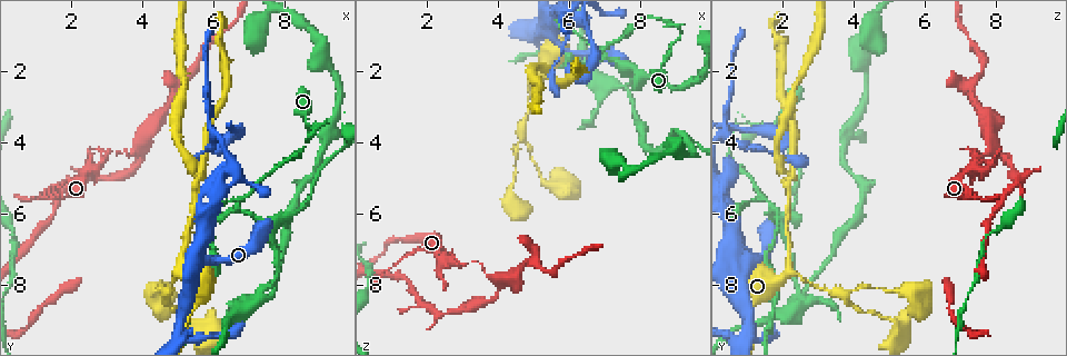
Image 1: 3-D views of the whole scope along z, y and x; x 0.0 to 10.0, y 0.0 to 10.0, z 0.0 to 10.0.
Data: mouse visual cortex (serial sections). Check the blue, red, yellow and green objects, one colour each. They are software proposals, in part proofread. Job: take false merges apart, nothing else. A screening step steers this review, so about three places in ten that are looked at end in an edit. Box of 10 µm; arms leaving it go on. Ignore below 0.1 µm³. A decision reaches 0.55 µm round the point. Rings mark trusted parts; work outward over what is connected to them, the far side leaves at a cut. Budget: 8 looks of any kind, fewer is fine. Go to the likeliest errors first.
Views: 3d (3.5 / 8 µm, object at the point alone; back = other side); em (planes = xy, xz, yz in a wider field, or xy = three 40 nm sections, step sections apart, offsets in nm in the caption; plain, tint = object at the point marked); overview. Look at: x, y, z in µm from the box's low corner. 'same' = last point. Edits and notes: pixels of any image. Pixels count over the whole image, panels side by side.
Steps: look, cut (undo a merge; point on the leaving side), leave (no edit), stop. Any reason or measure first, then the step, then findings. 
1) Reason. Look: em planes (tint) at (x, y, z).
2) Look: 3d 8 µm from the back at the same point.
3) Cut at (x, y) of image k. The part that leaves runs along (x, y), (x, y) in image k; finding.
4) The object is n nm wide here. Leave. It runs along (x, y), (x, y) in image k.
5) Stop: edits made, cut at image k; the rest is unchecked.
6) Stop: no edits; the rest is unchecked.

Thin arm on a thick one. Look: 3d 8 µm at (5.15, 7.60, 2.15).

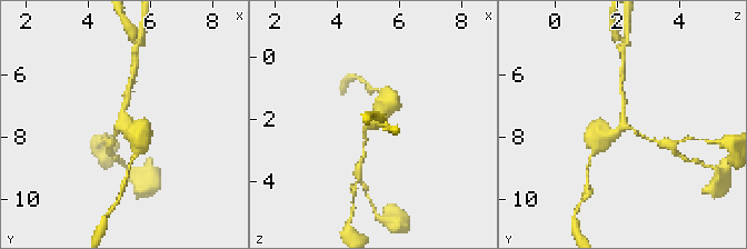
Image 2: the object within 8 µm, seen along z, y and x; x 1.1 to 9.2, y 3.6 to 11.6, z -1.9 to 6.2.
Shape alone is not enough. Look: em xy step 5 (tint) at the same point.

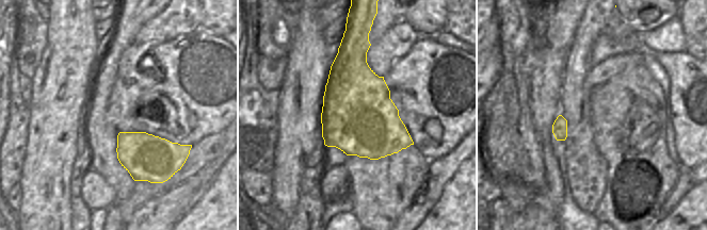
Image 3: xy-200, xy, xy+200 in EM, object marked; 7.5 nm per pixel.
The arms are 150, 150, 600 nm wide. Leave. It runs along (388, 102), (365, 129), (365, 145) in image 2; continuous, no second cell.

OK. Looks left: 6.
Three-way junction. Look: 3d 3.5 µm at (4.65, 8.30, 3.85).

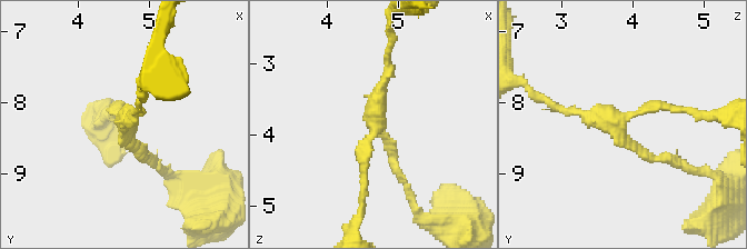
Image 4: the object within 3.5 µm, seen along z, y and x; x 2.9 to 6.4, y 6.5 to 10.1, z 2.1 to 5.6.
3 arms meet here; the arms are 150, 150, 150 nm wide. Look: em xy step 1 (tint) at (4.70, 8.30, 3.80).

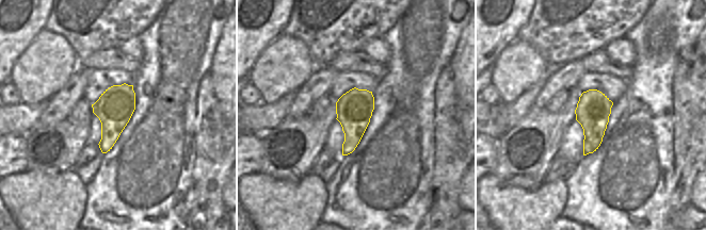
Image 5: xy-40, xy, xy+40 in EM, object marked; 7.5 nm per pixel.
Leave. It runs along (551, 102), (614, 119), (643, 153), (671, 157) in image 4; all the same cell.

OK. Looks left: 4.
Sharp bend. Look: 3d 3.5 µm at (9.15, 3.40, 0.80).

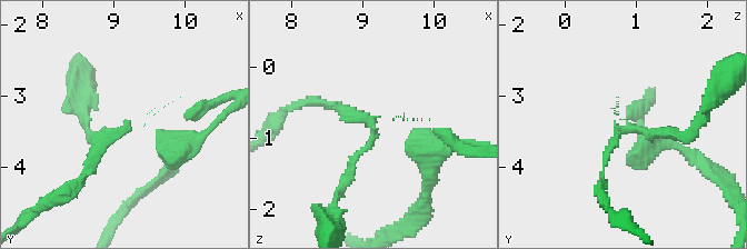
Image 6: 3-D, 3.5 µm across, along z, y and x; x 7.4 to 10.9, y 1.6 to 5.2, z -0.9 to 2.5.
The arms are 100, 150 nm wide; need the tissue. Look: em xy step 3 (tint) at (9.15, 3.45, 0.85).

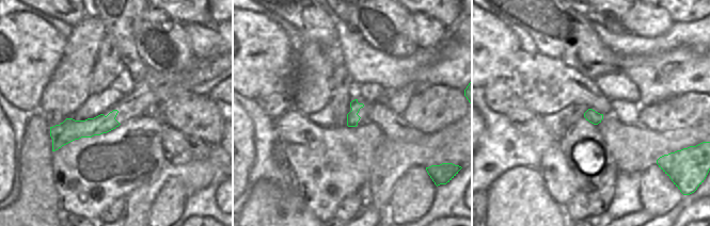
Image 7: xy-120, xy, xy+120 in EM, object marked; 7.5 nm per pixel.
Leave. It runs along (684, 137), (620, 130), (606, 153), (604, 185) in image 6; one cell here.

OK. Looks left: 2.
Stop: no edits; the rest is unchecked.

